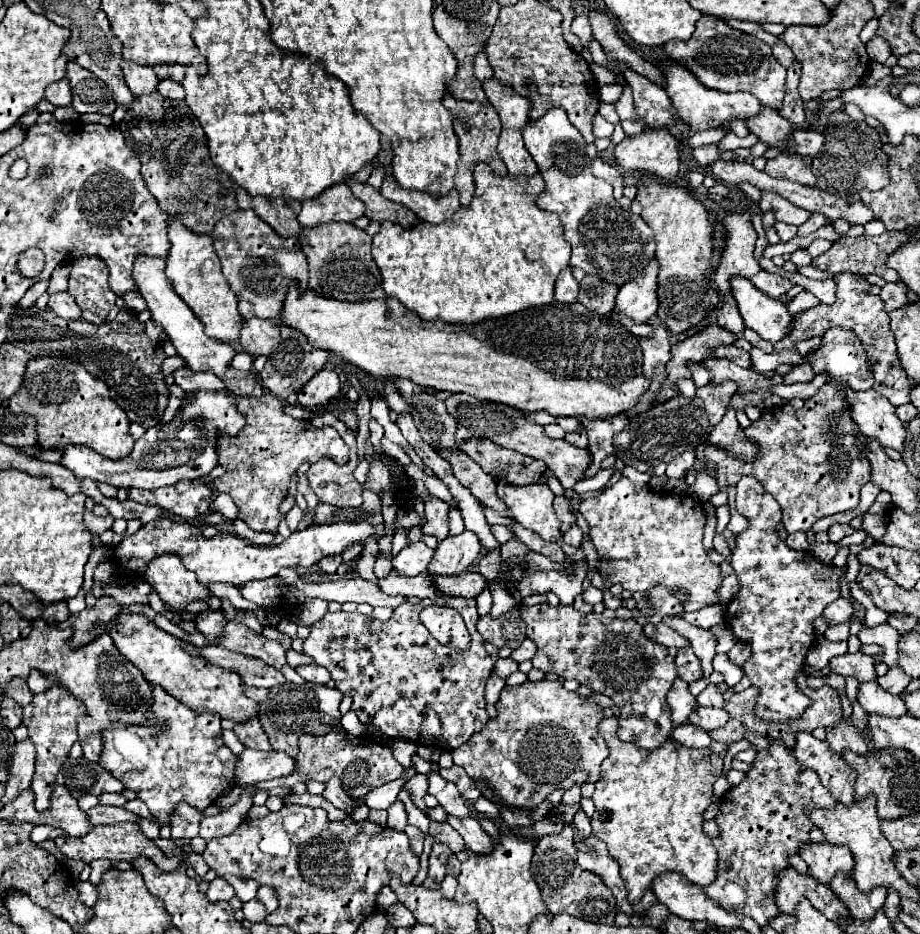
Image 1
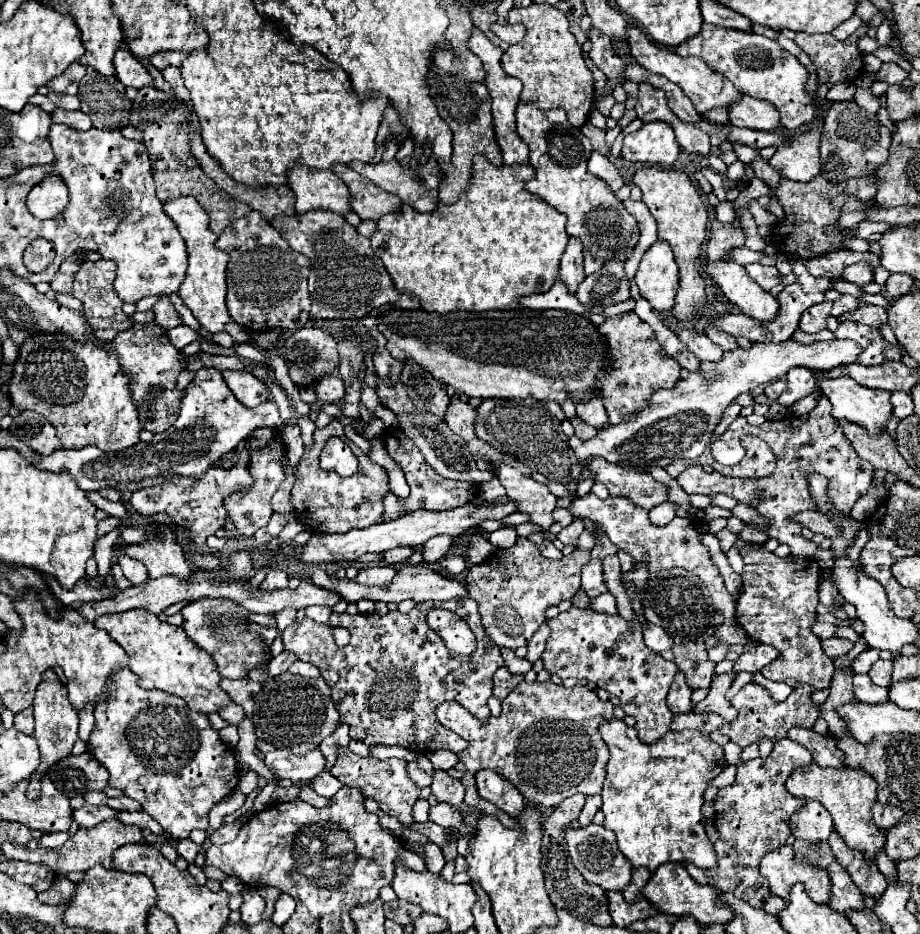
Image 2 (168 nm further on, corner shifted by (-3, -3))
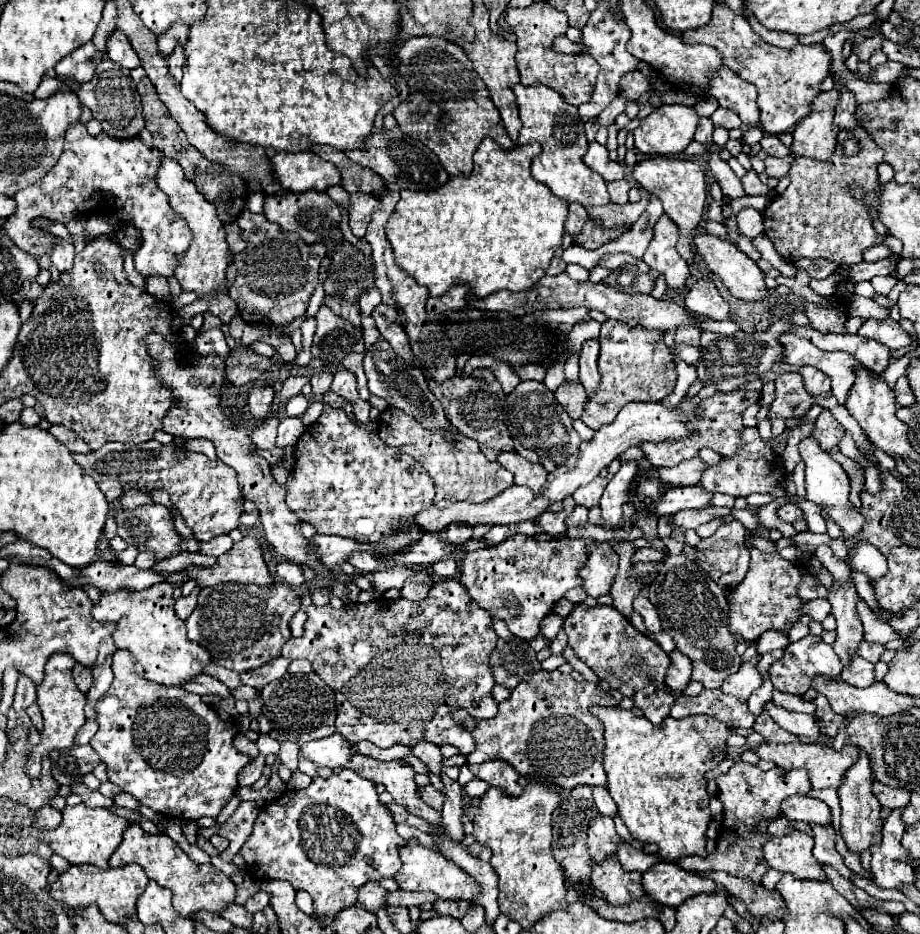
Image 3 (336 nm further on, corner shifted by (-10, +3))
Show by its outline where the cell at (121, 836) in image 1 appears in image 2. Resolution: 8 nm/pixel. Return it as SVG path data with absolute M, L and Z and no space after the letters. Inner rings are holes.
M104 820L94 828L78 828L78 832L60 848L50 850L50 848L40 848L40 850L26 850L24 846L18 848L14 844L4 844L2 850L8 858L16 858L16 860L26 860L26 862L44 862L46 866L50 866L54 872L58 874L70 874L70 872L86 872L88 868L92 868L94 864L102 864L104 868L112 868L112 854L114 850L118 850L124 844L138 844L138 842L146 842L144 832L136 826L128 826L122 824L120 820Z

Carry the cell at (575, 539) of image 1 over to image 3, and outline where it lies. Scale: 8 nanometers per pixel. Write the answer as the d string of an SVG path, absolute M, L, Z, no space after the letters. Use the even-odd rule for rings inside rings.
M575 506L573 514L567 516L565 524L567 524L567 526L583 526L583 524L587 524L587 512L589 512L589 510L587 510L585 506Z

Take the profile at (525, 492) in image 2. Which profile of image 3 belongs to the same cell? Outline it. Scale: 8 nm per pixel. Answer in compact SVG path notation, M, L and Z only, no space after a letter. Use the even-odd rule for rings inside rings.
M501 452L497 460L515 476L515 484L527 484L531 490L535 490L535 494L539 494L547 480L547 470L541 464L533 464L517 452Z

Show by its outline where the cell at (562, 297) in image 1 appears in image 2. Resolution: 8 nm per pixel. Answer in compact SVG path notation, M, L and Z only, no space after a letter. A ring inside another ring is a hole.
M570 238L564 254L562 254L562 264L560 264L560 280L564 280L568 292L576 292L578 284L586 278L584 266L582 266L582 244L578 238Z

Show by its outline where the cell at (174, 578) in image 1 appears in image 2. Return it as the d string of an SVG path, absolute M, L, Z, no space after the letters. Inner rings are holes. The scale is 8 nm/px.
M160 526L158 530L162 530L162 538L150 538L148 542L132 544L126 548L126 554L140 560L148 568L150 578L170 574L178 580L188 580L188 576L192 576L192 570L186 564L184 550L178 546L170 528Z

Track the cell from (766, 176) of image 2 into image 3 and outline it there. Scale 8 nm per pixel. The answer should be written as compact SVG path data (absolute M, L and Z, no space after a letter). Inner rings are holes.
M765 134L765 138L761 140L761 148L765 150L765 154L777 156L777 158L783 158L789 154L789 148L783 146L777 136L771 136L771 134Z

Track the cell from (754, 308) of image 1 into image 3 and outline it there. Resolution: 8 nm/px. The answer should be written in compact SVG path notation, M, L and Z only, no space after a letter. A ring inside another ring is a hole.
M705 232L705 234L695 236L695 248L697 248L699 256L705 260L707 268L723 280L723 284L729 288L729 292L733 296L737 296L741 300L765 300L769 296L769 290L765 288L765 282L763 282L765 274L759 270L759 266L749 256L745 256L737 248L737 244Z

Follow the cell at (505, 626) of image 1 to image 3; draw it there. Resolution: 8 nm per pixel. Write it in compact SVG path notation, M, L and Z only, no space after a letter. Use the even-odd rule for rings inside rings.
M517 534L499 546L467 552L461 560L459 582L481 608L485 608L491 616L501 618L515 636L531 640L539 634L539 624L543 616L553 610L555 602L567 590L583 586L579 568L587 560L585 548L593 542L595 540L591 538L561 538L543 542Z

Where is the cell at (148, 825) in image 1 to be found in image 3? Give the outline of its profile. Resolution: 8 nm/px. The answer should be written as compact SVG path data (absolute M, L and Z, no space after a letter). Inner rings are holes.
M121 792L119 796L115 796L113 802L115 802L115 806L123 806L123 808L129 808L129 810L137 810L137 806L139 806L139 802L127 792Z

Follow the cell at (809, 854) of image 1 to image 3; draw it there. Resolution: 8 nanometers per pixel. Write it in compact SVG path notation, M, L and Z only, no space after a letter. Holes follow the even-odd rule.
M809 796L785 798L781 812L789 820L801 820L801 822L809 822L809 824L831 824L827 804L821 800L809 798Z

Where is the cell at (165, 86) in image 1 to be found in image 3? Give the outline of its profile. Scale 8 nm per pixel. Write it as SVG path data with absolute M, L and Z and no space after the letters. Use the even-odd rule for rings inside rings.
M177 44L175 50L169 54L169 72L175 80L179 80L183 76L183 64L185 64L185 54L183 54L183 46Z

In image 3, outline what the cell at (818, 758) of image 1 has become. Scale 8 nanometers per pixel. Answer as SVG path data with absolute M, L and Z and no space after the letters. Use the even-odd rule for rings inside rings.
M771 700L763 704L763 710L767 710L767 714L771 714L771 718L775 718L775 722L791 732L791 734L797 734L797 736L809 736L815 744L821 744L821 746L831 746L833 744L833 738L825 738L825 736L819 736L819 728L813 720L813 716L809 714L797 714L797 712L789 712L777 704L773 704Z

